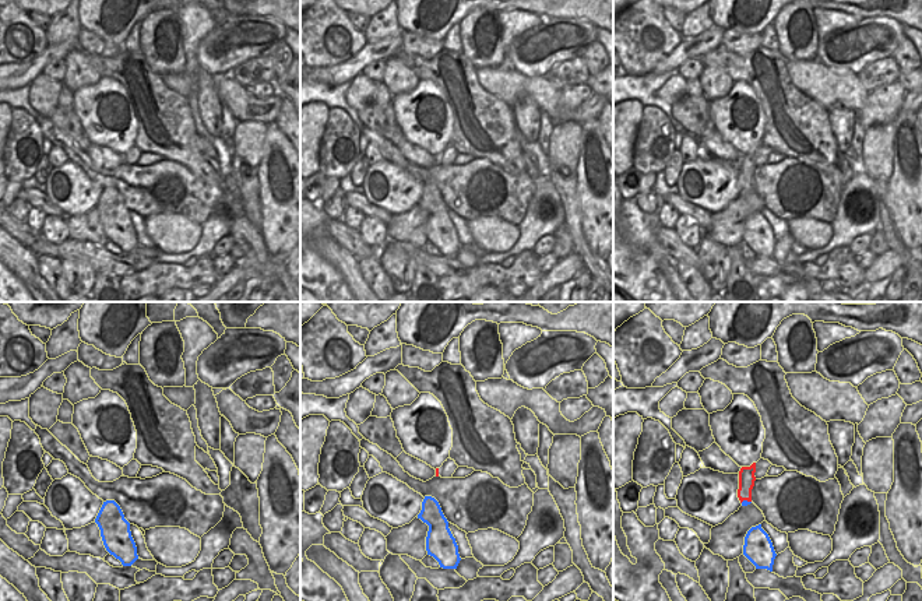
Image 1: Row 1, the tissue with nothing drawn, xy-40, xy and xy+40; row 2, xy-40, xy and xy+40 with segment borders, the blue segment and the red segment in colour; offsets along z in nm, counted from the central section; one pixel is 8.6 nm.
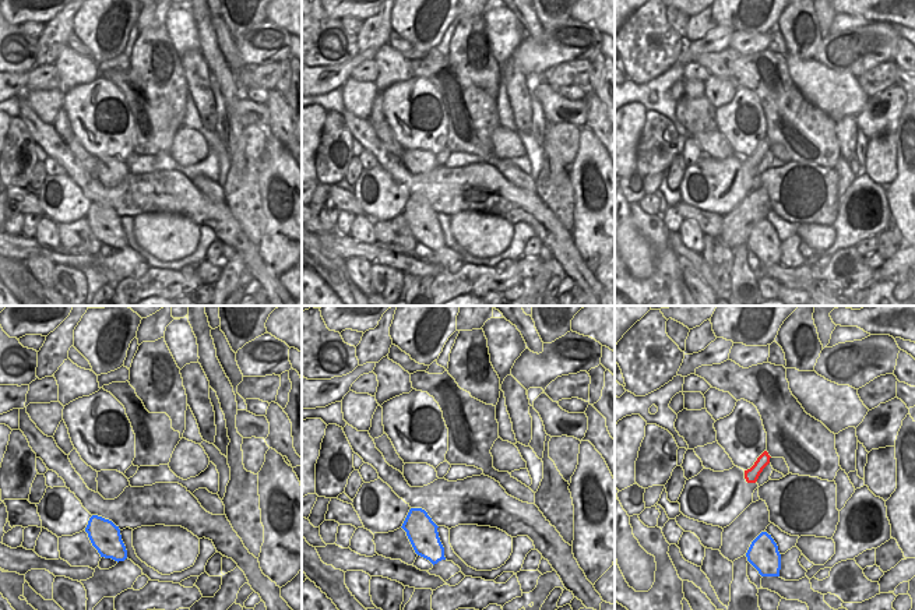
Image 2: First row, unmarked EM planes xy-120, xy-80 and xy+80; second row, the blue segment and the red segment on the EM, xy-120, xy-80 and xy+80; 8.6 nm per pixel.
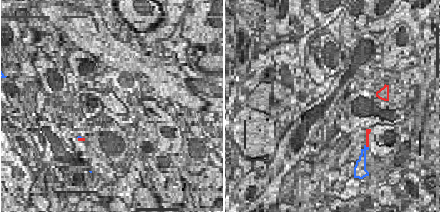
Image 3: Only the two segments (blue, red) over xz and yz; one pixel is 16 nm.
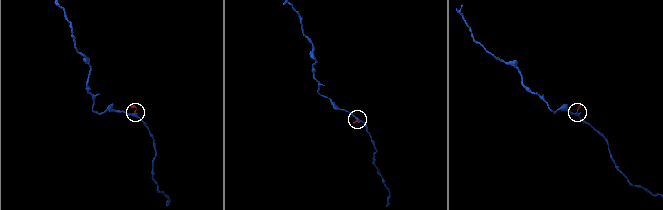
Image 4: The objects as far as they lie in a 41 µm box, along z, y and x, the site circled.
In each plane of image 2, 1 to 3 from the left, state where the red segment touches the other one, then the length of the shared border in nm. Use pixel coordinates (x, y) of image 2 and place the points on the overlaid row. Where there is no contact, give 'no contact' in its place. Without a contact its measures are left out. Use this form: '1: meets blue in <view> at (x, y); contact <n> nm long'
1: no contact
2: no contact
3: no contact

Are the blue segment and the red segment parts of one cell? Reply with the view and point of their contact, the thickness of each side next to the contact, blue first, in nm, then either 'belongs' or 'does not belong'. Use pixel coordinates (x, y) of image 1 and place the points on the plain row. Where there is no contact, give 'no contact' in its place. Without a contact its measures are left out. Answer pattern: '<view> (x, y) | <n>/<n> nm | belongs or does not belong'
xy+40 (745, 187) | 50/140 nm | does not belong

